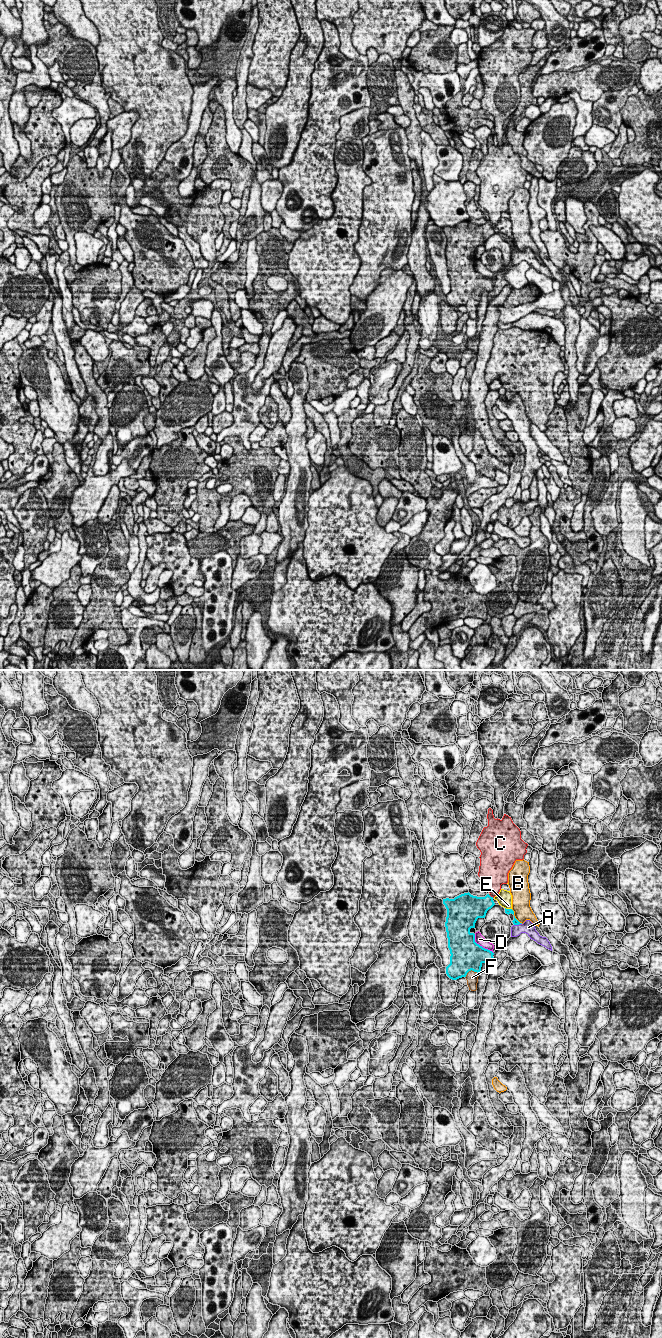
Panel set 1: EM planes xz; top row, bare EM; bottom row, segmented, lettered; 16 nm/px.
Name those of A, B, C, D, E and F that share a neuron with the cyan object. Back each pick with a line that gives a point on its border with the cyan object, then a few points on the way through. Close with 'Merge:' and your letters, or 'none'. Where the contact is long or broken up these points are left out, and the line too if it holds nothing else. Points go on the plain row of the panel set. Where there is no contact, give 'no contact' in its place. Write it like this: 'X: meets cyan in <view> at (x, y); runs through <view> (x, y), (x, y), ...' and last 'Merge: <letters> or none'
A: meets cyan in xz at (517, 252); runs through xz (515, 249), (517, 252), (528, 255)
Merge: A

